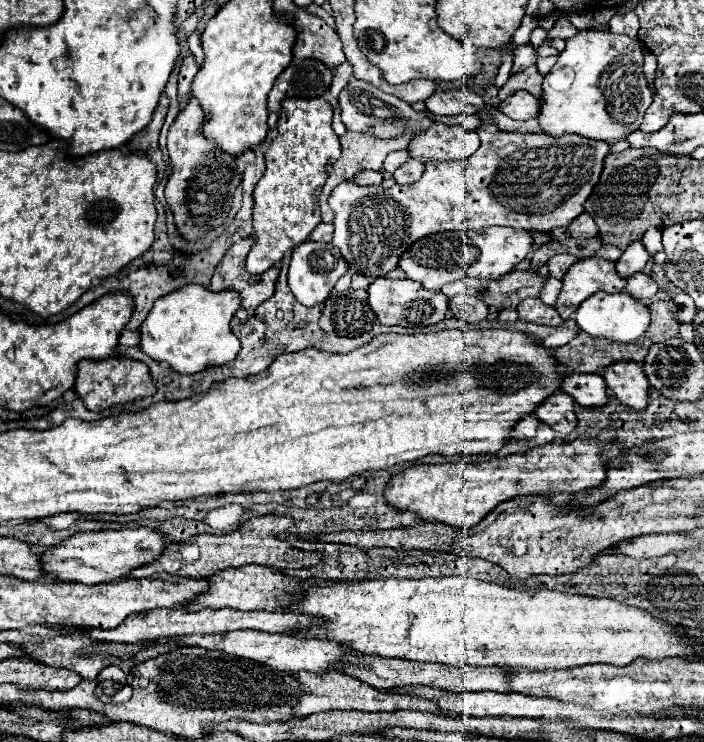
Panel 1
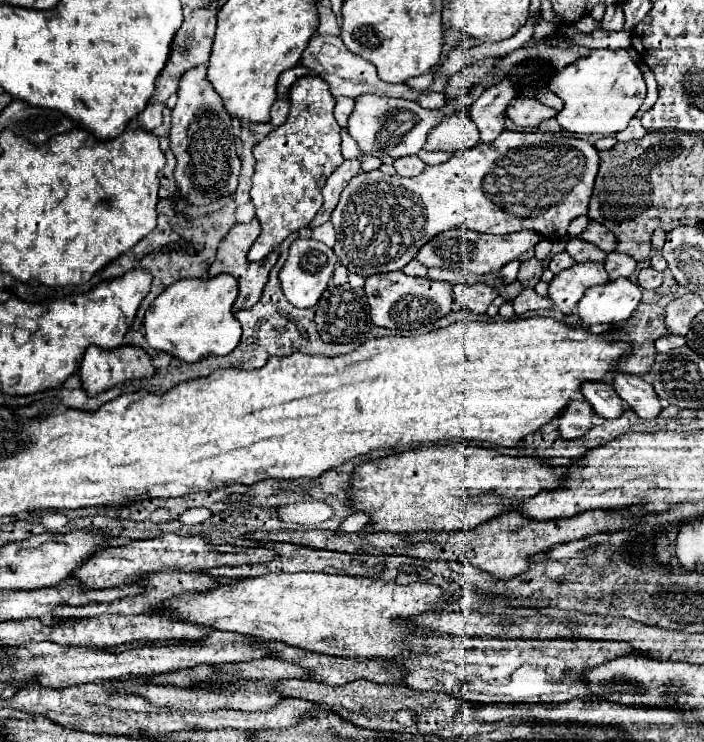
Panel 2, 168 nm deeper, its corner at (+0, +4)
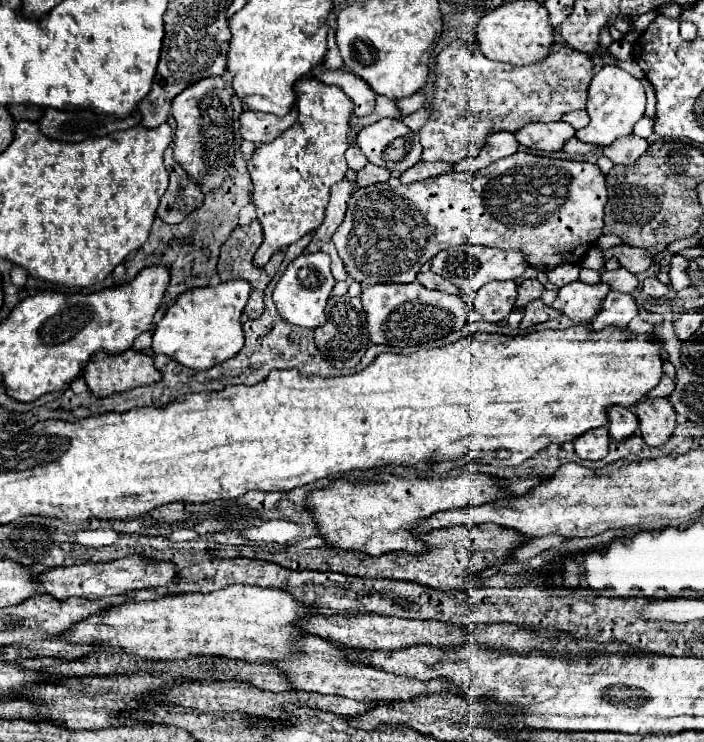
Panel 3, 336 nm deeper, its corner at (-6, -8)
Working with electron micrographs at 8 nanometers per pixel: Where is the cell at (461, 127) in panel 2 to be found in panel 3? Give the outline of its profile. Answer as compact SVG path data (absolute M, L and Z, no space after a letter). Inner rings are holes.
M455 40L437 56L435 96L429 102L433 116L419 130L423 160L459 162L479 156L489 130L515 132L529 122L555 122L565 112L585 108L587 84L591 82L593 62L587 54L551 44L549 54L529 66L495 62L479 52L475 42Z

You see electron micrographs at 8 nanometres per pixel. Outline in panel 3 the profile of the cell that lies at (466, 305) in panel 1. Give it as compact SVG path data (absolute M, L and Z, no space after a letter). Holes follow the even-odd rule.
M513 280L491 282L477 292L473 310L481 314L483 320L487 322L501 322L515 308L515 300L517 300L517 284Z

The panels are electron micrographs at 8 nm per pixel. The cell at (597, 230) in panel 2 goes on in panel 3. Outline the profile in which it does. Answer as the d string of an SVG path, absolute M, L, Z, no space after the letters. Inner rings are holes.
M619 244L619 246L607 248L605 260L617 260L623 268L627 268L633 274L643 274L653 262L647 252L643 252L639 248L631 248L629 244Z

